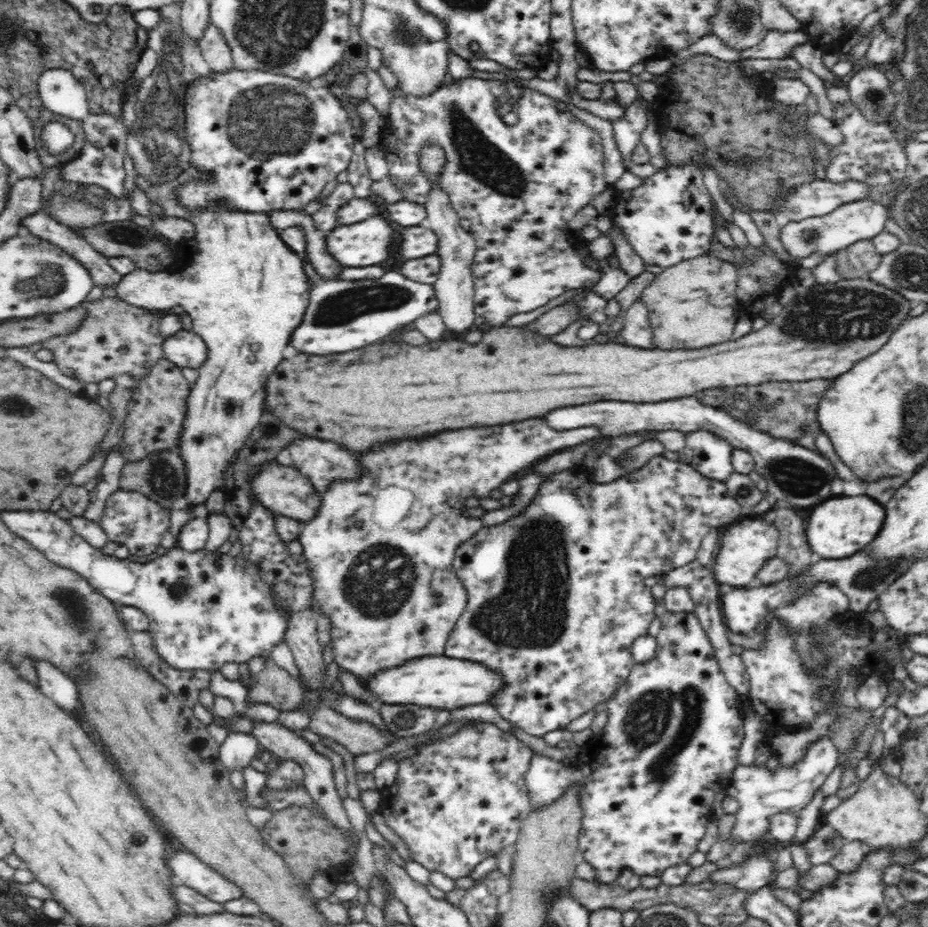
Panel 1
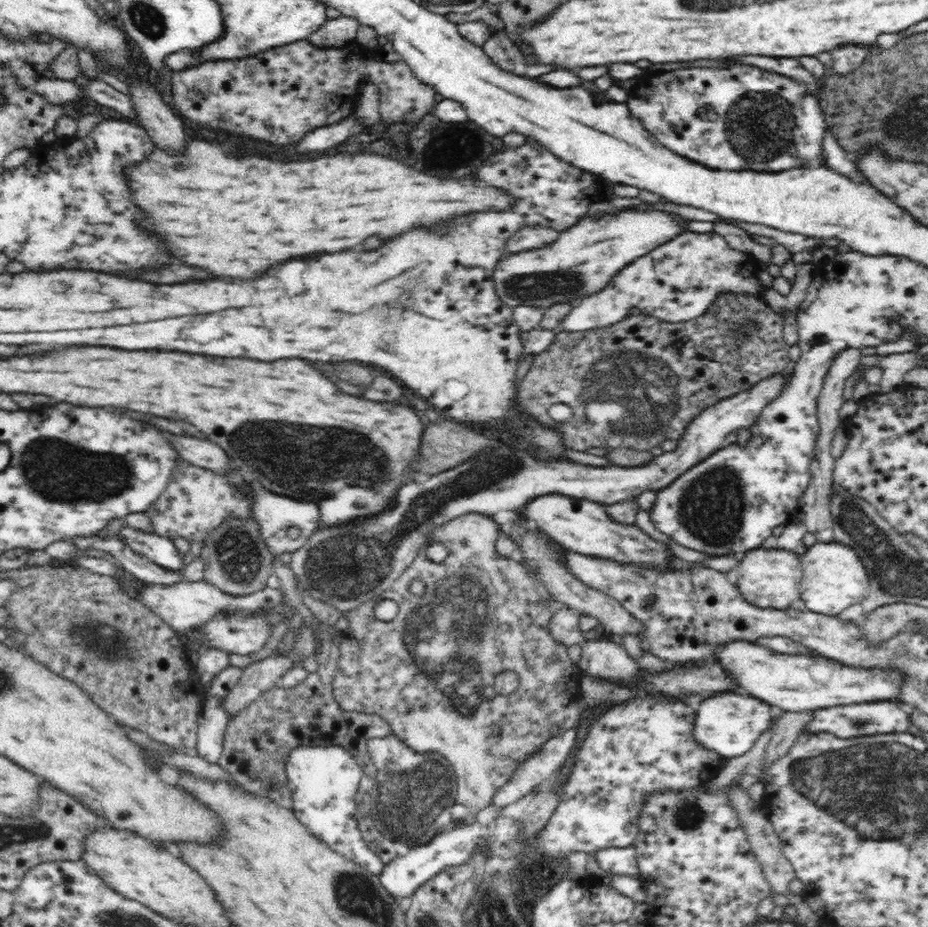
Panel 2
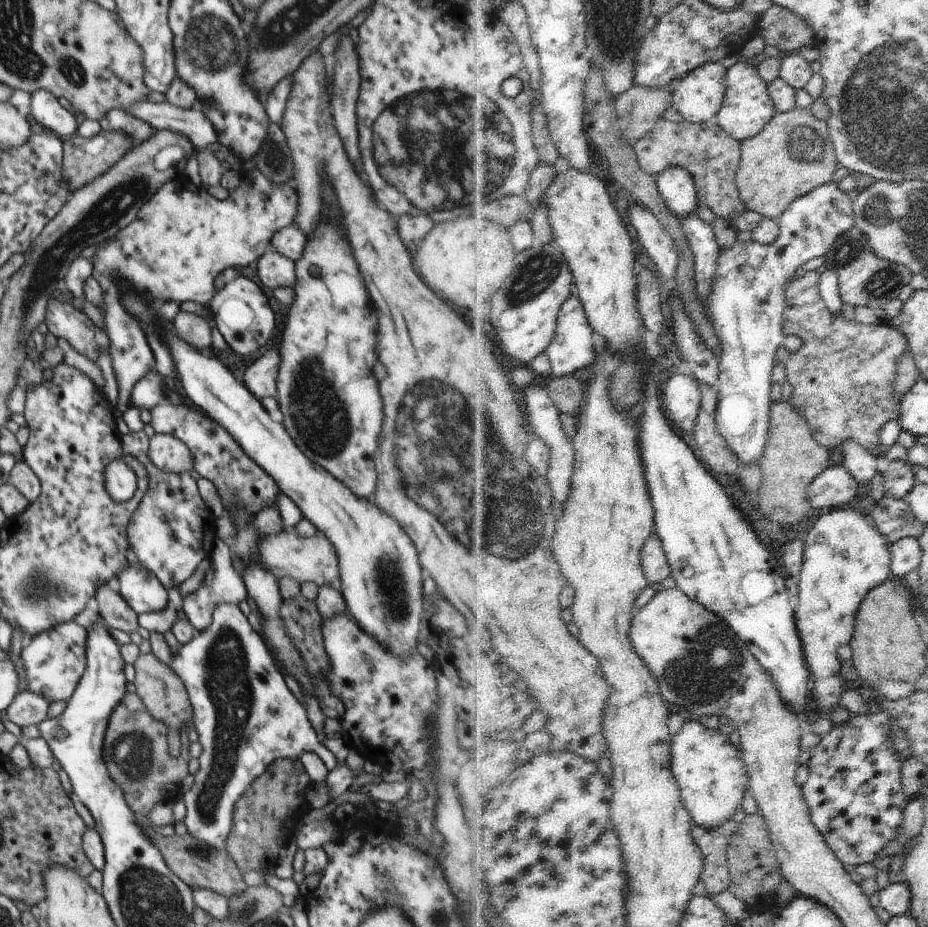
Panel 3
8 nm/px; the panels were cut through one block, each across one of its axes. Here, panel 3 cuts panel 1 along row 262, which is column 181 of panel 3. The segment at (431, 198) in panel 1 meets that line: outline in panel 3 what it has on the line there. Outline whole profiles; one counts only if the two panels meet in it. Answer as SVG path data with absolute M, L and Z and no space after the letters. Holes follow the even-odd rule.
M156 433L149 440L150 460L165 473L194 472L193 454L184 442L166 433Z

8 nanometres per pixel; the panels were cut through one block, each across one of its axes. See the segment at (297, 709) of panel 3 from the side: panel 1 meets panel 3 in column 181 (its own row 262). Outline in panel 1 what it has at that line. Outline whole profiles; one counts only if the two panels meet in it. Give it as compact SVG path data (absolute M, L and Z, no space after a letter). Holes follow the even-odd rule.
M672 165L665 167L664 169L645 171L643 183L638 186L638 188L618 192L618 202L616 202L614 209L610 214L612 224L618 225L618 229L622 230L622 233L626 235L626 241L630 243L630 246L634 248L634 251L638 253L638 256L643 260L644 263L661 266L664 269L668 269L671 266L677 265L680 261L696 258L697 256L709 252L709 244L714 238L715 218L713 218L713 211L715 210L715 208L713 205L716 204L714 204L714 201L712 200L712 197L710 197L710 193L708 193L708 191L706 190L706 187L704 186L704 181L702 180L704 180L704 175L702 175L701 169L698 169L696 165ZM868 197L842 204L825 216L806 218L801 222L791 221L780 228L780 240L785 250L792 256L792 260L799 265L803 258L814 252L822 254L825 258L830 253L840 253L848 245L874 238L874 235L884 230L884 225L889 219L889 207Z

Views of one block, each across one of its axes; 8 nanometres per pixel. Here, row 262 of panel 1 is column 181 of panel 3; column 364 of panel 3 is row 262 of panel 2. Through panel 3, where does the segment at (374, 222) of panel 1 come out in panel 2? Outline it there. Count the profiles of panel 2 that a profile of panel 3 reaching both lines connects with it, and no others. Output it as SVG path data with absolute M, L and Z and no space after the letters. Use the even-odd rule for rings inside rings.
M618 212L618 214L602 214L602 216L586 215L576 226L563 231L559 237L545 247L528 250L514 256L504 256L494 267L492 282L495 292L500 300L510 307L535 306L536 308L550 308L558 302L567 302L576 305L590 294L600 292L612 281L612 278L626 266L632 264L636 258L648 254L670 240L674 240L678 234L686 232L684 218L678 214L666 214L666 212Z

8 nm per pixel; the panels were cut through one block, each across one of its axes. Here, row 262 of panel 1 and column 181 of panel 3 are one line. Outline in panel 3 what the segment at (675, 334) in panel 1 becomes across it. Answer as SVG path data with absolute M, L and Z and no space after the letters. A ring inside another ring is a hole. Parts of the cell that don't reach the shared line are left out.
M152 652L139 654L134 663L134 668L136 669L136 677L133 683L136 686L136 694L154 720L160 721L167 726L166 742L168 743L168 753L171 756L180 756L180 732L183 729L189 730L193 726L193 708L185 682L175 670L172 670L171 666L156 658L156 655Z

